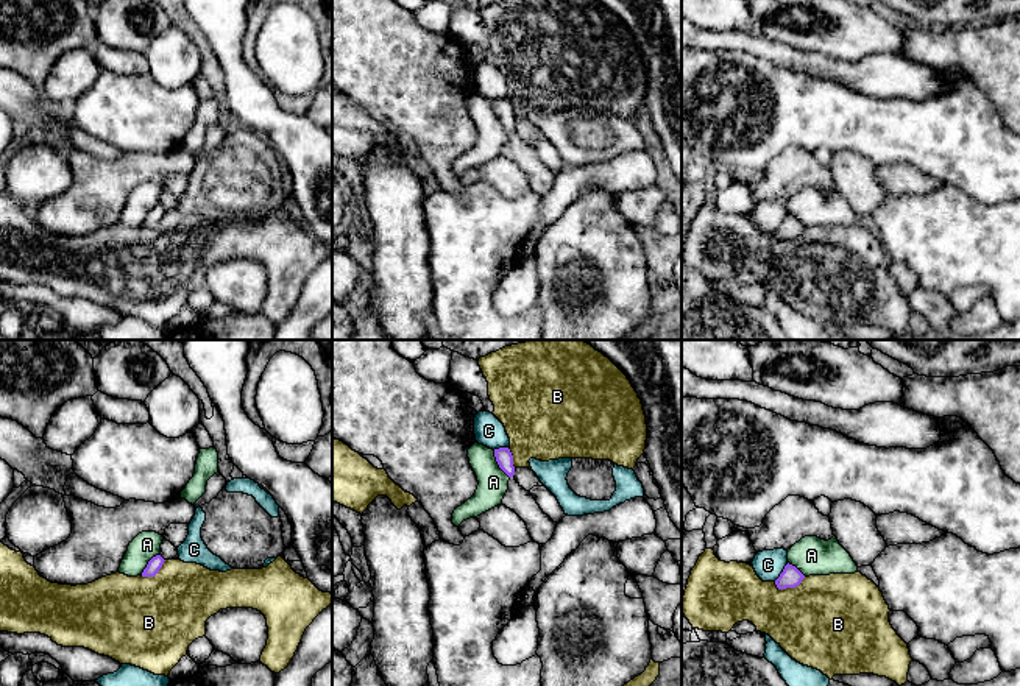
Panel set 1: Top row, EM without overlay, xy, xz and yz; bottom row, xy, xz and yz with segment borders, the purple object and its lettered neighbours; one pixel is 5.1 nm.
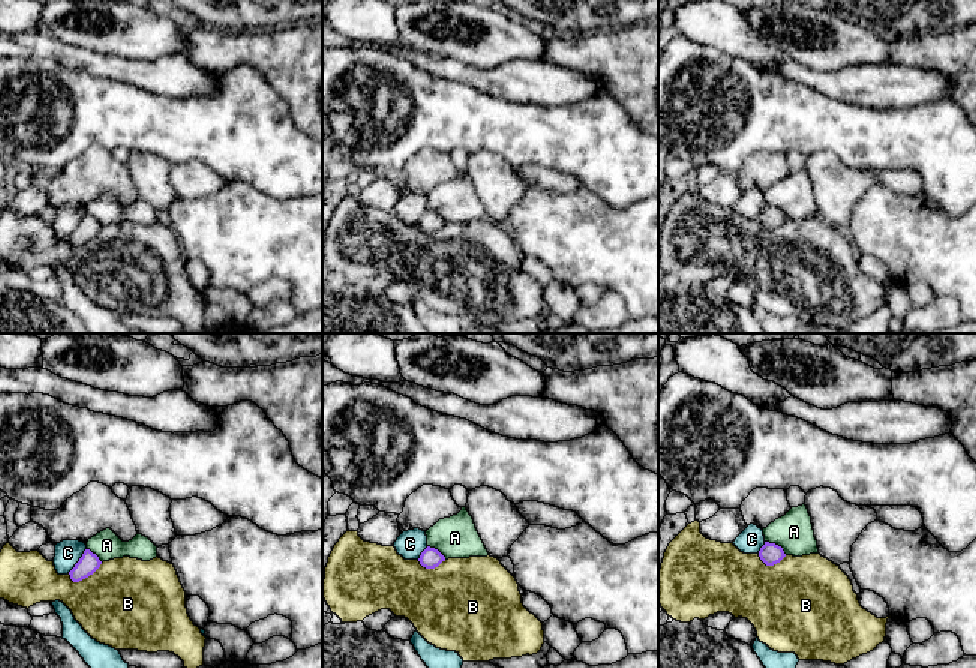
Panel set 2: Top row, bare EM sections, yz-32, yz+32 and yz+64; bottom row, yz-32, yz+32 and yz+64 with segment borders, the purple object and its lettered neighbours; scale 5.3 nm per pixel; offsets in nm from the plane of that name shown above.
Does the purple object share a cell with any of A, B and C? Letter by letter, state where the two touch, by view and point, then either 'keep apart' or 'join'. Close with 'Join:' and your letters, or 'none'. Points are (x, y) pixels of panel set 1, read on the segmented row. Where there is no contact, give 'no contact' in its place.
A: meets purple in xz at (498, 463); keep apart
B: meets purple in yz at (789, 586); keep apart
C: meets purple in yz at (782, 572); keep apart
Join: none

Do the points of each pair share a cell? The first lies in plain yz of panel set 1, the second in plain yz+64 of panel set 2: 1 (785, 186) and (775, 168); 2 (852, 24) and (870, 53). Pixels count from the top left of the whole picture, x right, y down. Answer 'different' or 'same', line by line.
1: same
2: same

